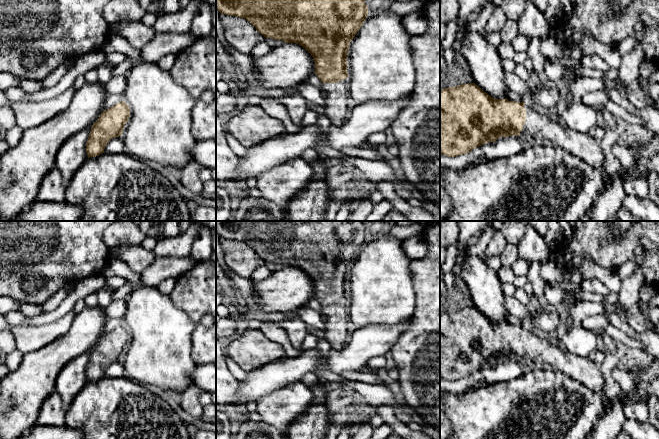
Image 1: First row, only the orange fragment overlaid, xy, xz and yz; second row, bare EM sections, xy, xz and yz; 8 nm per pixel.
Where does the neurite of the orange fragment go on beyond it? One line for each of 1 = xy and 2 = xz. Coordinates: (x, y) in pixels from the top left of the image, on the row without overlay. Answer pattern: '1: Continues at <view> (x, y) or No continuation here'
1: No continuation here
2: Continues at xz (337, 328)

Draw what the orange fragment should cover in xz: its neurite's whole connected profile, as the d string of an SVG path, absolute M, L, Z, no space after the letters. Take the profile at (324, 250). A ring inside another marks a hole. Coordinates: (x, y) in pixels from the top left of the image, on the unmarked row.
M216 221L216 233L225 239L244 242L265 262L299 268L313 281L315 298L326 317L324 338L340 351L352 330L349 320L347 279L351 264L368 237L363 221Z

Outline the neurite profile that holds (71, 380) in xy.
M92 350L71 360L59 373L55 382L55 391L60 394L66 409L70 407L75 396L88 383L86 367Z

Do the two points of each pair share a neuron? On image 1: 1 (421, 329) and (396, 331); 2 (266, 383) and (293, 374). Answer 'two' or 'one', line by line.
1: two
2: one

